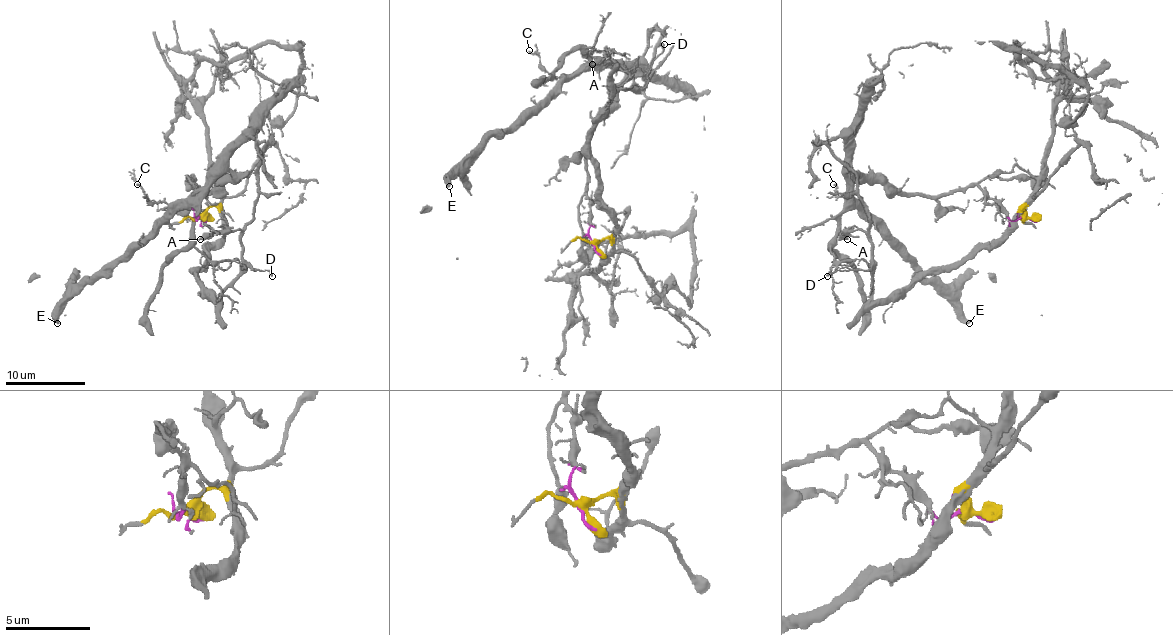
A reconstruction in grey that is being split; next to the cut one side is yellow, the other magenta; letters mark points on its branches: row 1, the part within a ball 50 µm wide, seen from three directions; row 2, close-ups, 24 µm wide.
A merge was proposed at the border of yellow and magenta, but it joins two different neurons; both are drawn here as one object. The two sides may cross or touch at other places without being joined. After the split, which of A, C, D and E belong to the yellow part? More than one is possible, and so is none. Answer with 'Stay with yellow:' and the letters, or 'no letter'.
Stay with yellow: A, D

